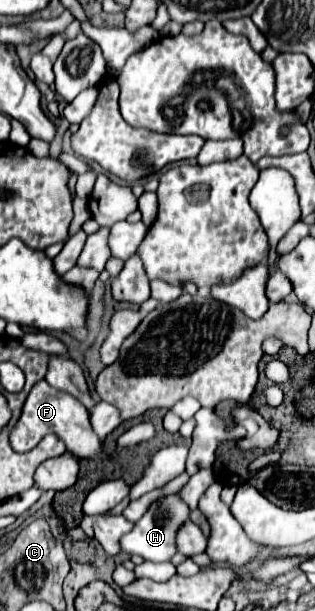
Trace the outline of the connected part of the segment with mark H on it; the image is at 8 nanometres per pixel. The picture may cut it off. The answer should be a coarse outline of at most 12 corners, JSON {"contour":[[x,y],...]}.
{"contour":[[180,493],[156,499],[122,537],[122,551],[154,563],[178,551],[190,519]]}

